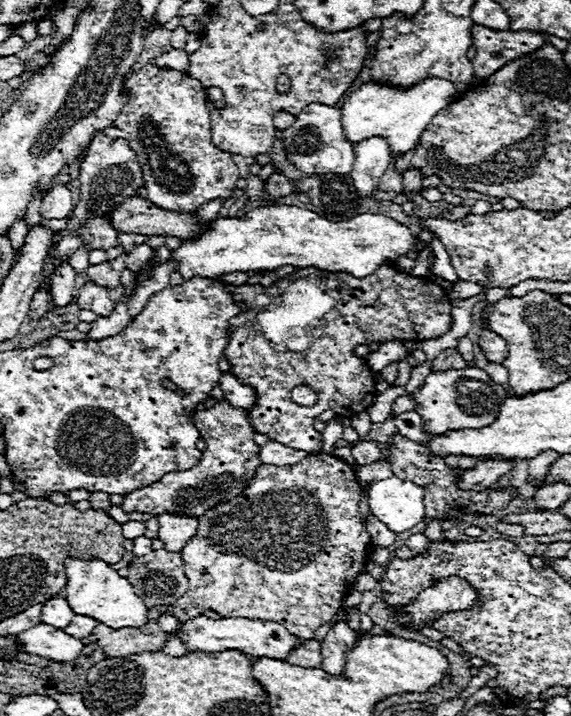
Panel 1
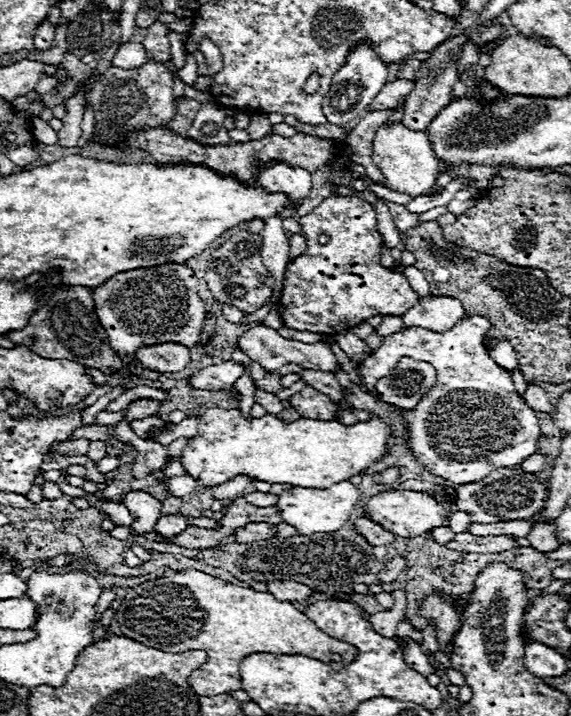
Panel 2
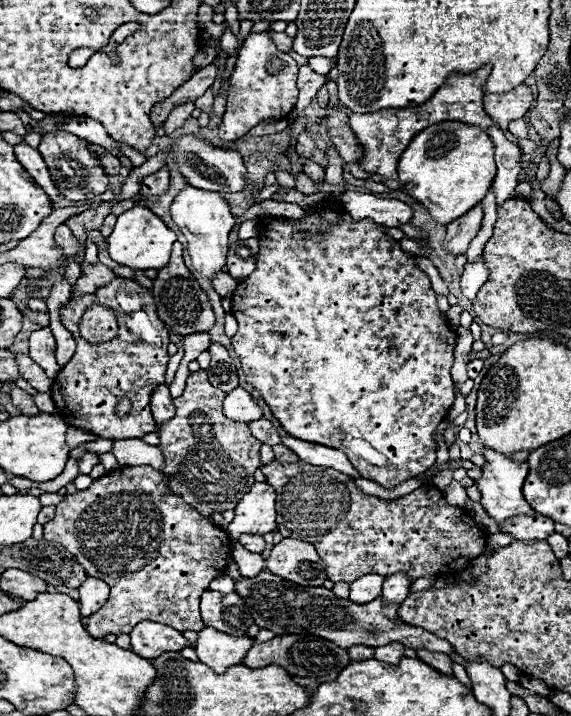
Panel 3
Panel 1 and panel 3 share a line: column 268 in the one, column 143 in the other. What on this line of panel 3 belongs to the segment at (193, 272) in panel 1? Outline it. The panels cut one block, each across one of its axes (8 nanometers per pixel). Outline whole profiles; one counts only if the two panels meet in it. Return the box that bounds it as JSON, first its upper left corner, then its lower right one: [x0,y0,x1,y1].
[108,206,178,270]

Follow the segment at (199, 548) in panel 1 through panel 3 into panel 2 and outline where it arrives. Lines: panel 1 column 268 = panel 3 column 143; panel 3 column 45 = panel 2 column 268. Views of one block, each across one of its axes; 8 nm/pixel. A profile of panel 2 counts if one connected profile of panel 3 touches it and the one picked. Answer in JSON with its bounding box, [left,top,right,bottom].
[234,522,274,542]

